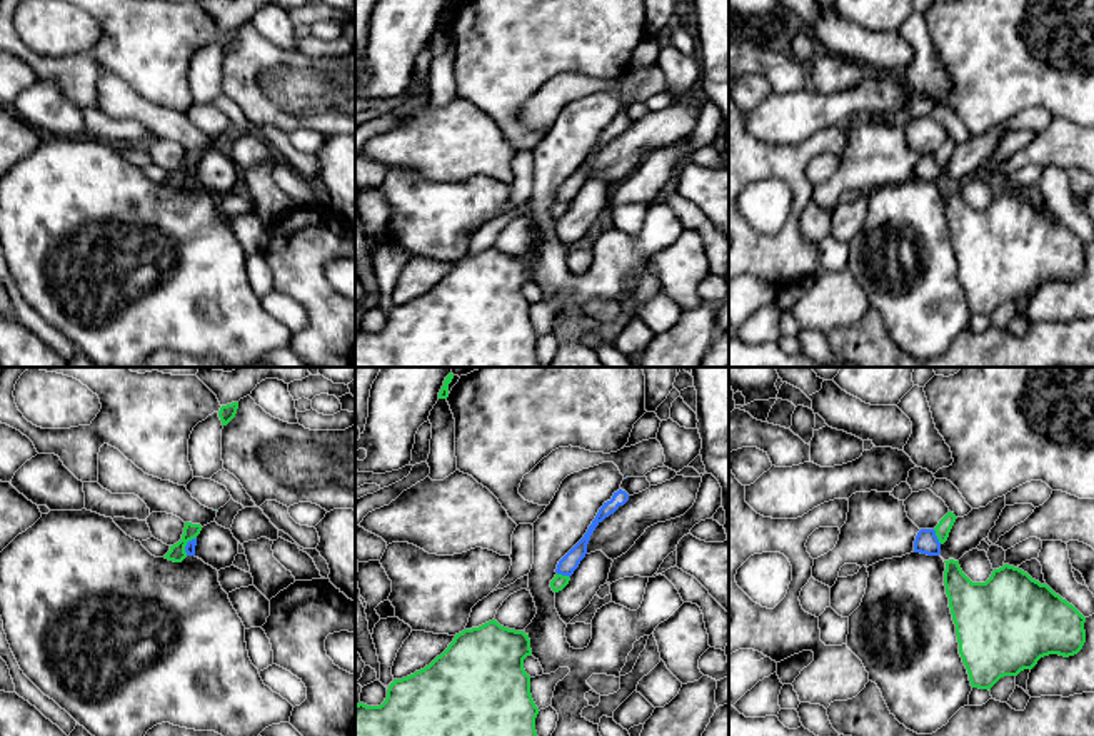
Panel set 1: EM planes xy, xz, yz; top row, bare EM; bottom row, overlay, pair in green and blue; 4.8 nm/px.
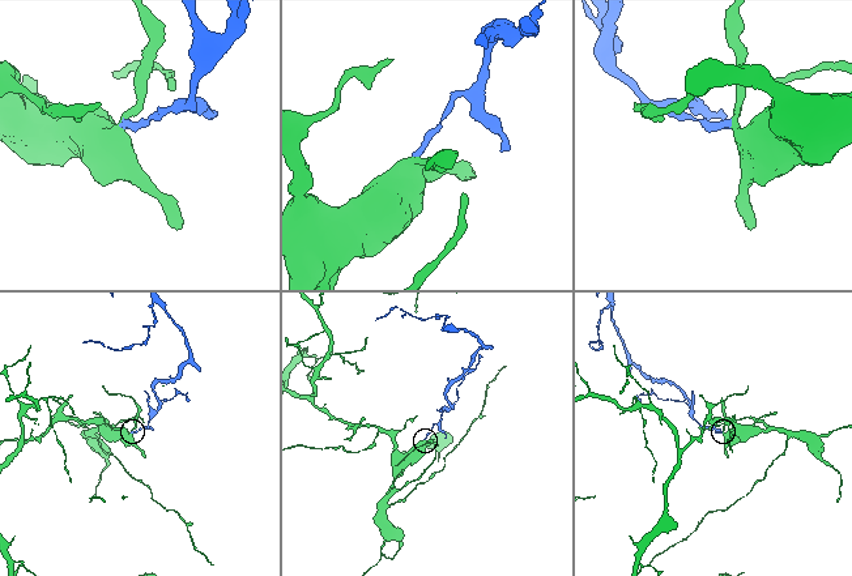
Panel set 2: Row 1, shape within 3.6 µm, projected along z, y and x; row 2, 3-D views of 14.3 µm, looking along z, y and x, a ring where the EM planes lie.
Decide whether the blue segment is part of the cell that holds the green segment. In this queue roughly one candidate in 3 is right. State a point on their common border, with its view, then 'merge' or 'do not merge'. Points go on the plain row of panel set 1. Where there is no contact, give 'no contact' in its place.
yz (936, 161) | do not merge

